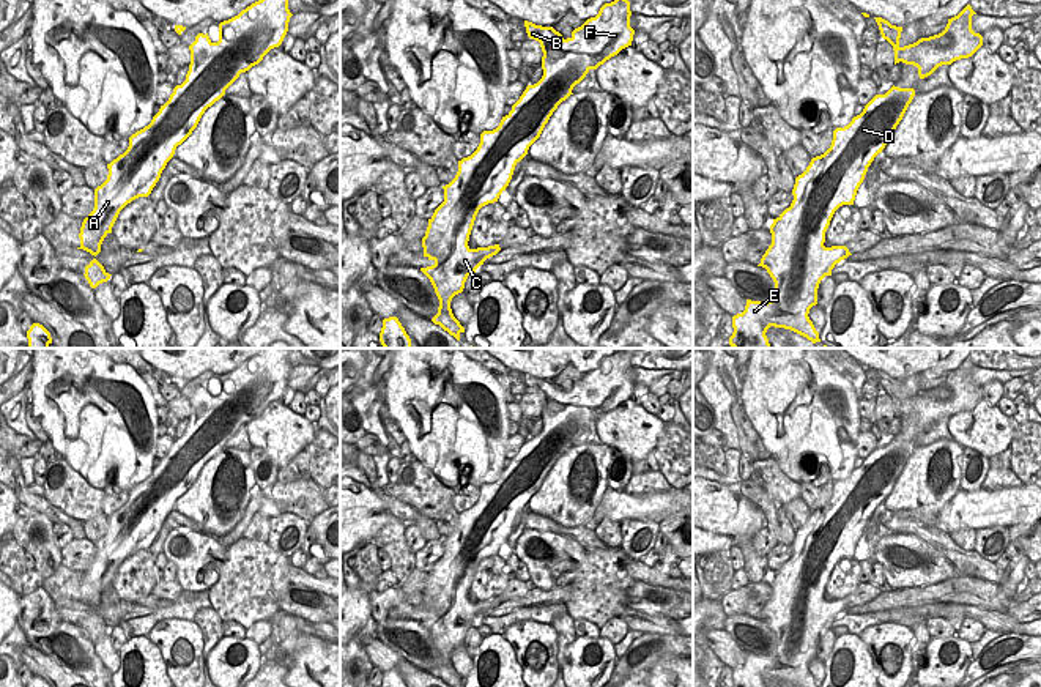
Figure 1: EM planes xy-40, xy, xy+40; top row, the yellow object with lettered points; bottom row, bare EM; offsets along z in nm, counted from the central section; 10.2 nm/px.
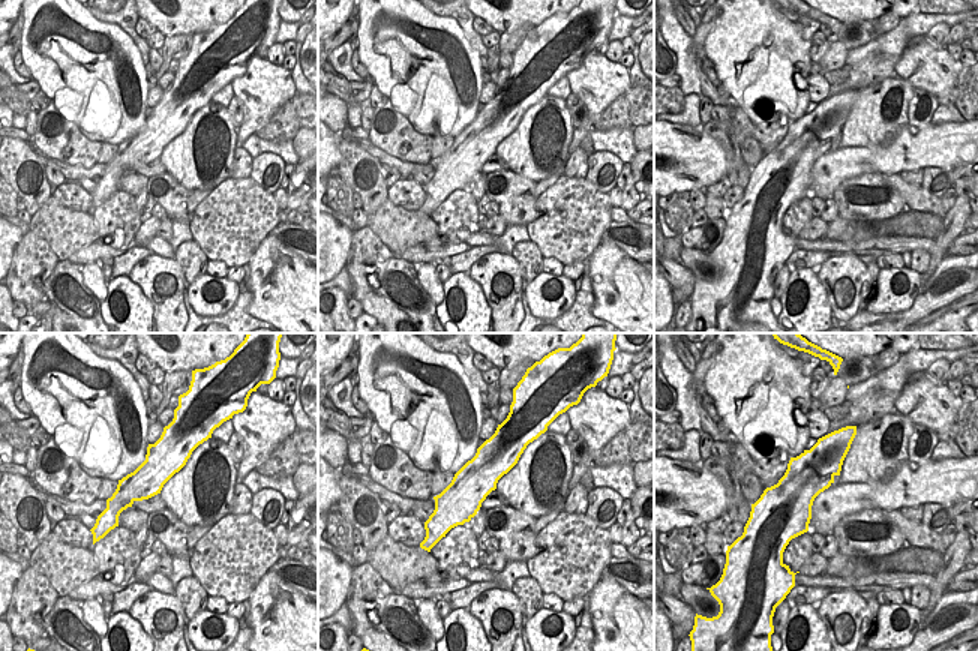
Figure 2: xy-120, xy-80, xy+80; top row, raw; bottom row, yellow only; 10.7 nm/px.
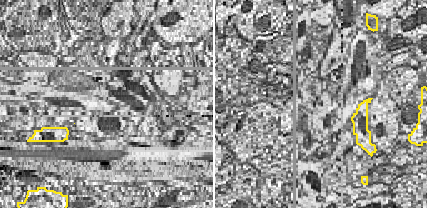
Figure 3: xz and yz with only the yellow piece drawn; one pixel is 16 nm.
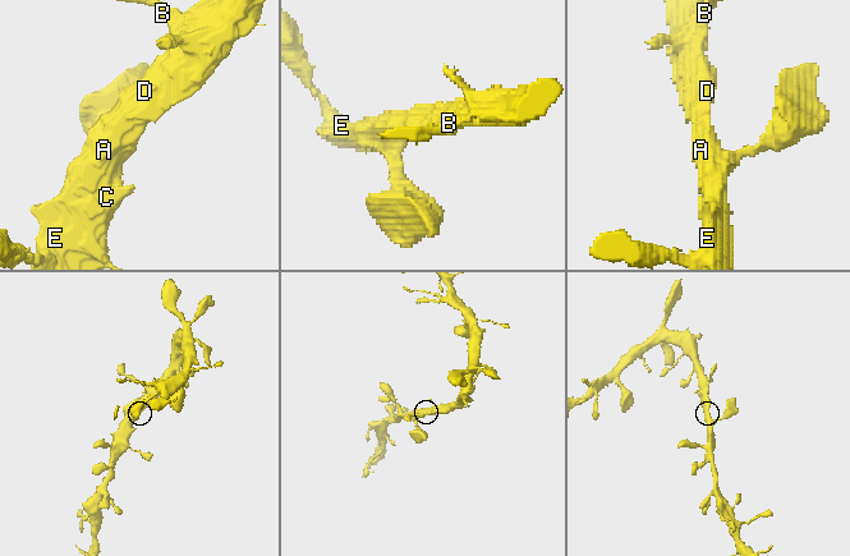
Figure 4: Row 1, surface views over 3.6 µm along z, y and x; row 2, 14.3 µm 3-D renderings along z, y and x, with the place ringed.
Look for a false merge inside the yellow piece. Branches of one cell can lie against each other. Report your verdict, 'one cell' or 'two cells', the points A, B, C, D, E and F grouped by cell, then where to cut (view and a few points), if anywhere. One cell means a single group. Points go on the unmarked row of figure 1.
one cell | A B C D E F | no cut

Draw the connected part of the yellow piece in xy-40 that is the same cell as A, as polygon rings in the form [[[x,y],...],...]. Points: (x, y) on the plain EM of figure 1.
[[[263,348],[219,377],[217,395],[208,386],[195,389],[186,433],[173,441],[151,476],[129,490],[128,503],[107,517],[107,533],[94,542],[94,561],[82,575],[77,602],[93,610],[101,605],[120,564],[151,547],[176,499],[192,487],[205,463],[241,425],[282,397],[291,369],[287,348]]]

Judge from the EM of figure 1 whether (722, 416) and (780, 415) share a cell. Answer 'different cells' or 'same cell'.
different cells

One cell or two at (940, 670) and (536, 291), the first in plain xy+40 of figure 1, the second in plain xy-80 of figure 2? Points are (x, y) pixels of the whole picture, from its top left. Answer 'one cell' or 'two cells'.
one cell

